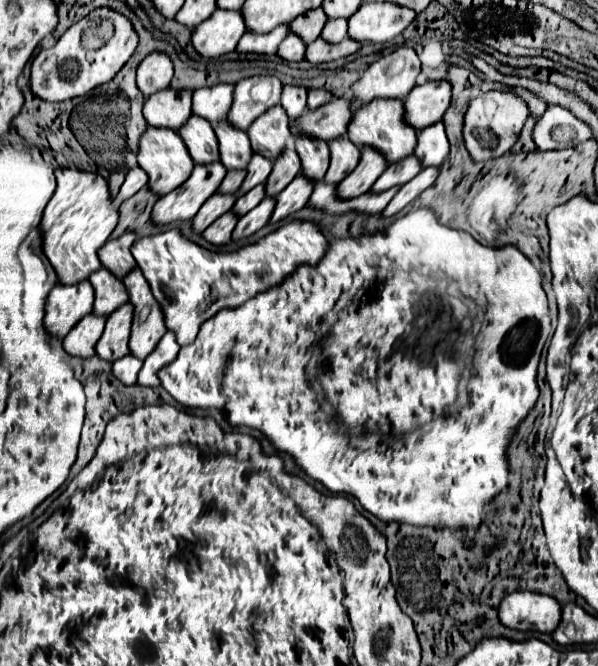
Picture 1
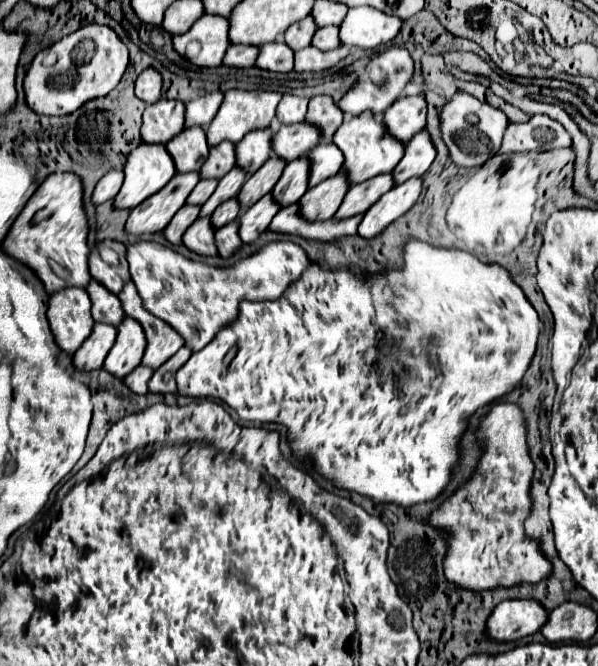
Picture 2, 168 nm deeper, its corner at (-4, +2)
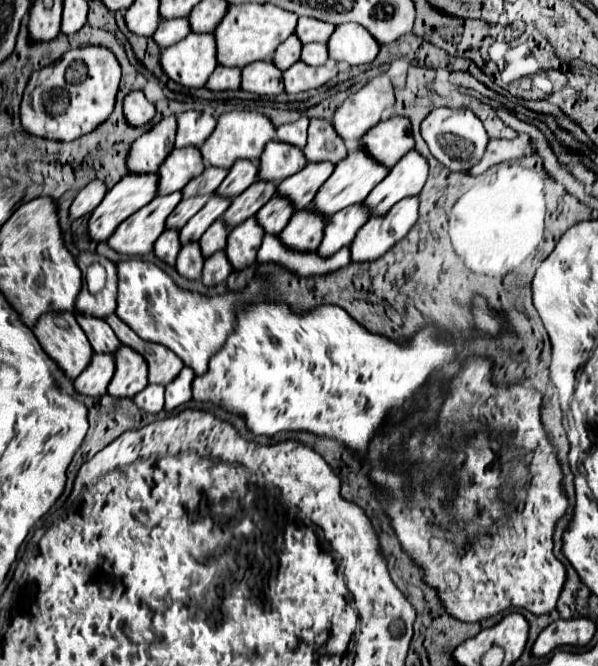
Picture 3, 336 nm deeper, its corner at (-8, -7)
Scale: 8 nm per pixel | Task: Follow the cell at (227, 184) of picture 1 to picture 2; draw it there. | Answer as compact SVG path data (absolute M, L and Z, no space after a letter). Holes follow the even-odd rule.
M201 180L199 186L195 186L195 190L191 190L191 194L189 194L189 198L187 198L185 204L197 204L197 206L201 206L213 194L215 186L217 186L217 180Z

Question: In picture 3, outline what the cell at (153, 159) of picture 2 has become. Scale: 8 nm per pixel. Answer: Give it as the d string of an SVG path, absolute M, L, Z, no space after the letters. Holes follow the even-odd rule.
M127 173L93 211L89 219L89 235L95 241L107 241L119 223L145 207L157 195L157 173Z

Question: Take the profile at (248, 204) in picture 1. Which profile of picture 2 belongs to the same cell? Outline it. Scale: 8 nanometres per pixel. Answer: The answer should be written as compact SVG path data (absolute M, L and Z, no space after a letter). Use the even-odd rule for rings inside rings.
M231 198L227 202L223 202L213 214L211 214L211 226L217 230L229 222L233 222L239 216L239 202L237 198Z

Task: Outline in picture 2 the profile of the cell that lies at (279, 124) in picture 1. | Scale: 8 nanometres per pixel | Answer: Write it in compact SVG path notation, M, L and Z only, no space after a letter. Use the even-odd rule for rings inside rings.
M253 130L243 138L243 142L235 144L235 160L241 170L247 170L247 174L257 172L265 160L271 154L271 136L273 132L267 130Z

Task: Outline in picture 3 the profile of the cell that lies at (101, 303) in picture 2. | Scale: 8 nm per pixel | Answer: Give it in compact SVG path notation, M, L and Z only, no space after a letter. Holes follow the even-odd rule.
M83 313L77 315L77 319L79 319L79 325L83 327L83 331L87 333L89 343L95 353L113 353L115 349L119 349L121 343L105 319L93 317L93 315L83 315Z

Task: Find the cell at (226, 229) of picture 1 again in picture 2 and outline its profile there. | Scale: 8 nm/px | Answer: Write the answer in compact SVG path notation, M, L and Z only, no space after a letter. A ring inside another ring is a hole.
M199 218L183 234L183 246L199 256L215 256L217 248L213 242L215 230L211 230L209 218Z

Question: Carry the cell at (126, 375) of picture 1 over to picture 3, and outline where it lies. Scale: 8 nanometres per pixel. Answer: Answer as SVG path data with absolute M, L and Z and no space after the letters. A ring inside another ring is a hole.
M147 385L141 393L133 397L139 409L147 413L159 413L163 409L163 387L161 385Z

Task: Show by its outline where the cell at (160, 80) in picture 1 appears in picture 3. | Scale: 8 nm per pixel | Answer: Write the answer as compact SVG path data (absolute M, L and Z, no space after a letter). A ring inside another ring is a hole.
M131 91L125 97L123 111L131 125L145 125L155 117L155 105L145 97L143 91Z

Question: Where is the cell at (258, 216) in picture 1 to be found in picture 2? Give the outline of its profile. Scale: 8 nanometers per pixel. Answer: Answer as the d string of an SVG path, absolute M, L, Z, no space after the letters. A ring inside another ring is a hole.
M231 222L215 232L215 246L221 258L229 258L241 246L241 240L237 234L237 222Z

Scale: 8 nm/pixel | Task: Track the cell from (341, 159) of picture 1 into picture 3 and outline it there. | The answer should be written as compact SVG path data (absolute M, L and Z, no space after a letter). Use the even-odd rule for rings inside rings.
M307 163L303 171L287 177L279 183L279 191L287 193L287 199L293 199L295 209L303 209L313 203L319 187L331 177L335 165L333 163ZM317 171L323 171L323 181L315 181Z

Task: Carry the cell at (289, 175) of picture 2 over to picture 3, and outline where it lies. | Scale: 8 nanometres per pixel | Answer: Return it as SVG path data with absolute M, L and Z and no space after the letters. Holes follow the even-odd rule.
M275 195L263 207L263 211L257 213L257 223L265 229L265 233L279 235L279 231L283 231L283 227L289 223L293 211L295 211L295 207L293 207L293 203L287 197Z

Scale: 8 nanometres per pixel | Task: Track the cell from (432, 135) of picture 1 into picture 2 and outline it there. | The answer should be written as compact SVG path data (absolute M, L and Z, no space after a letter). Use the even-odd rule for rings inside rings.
M425 130L415 134L411 142L405 144L405 156L399 160L399 166L395 166L395 170L391 172L395 178L395 186L403 184L409 178L423 176L435 160L435 154L437 152L433 148L429 134Z

